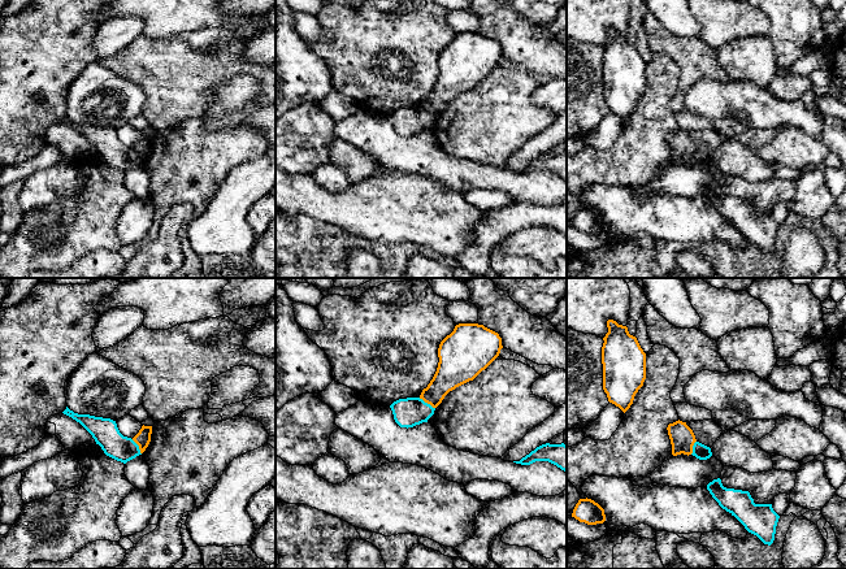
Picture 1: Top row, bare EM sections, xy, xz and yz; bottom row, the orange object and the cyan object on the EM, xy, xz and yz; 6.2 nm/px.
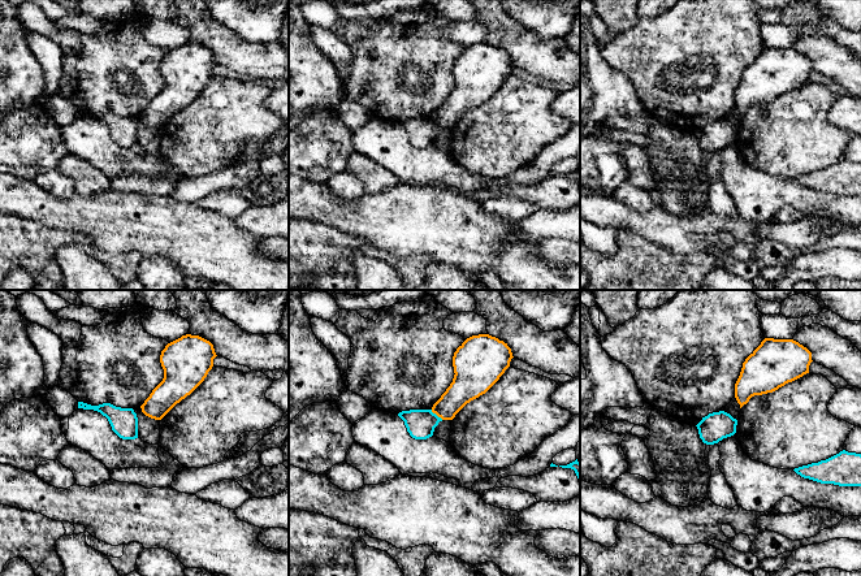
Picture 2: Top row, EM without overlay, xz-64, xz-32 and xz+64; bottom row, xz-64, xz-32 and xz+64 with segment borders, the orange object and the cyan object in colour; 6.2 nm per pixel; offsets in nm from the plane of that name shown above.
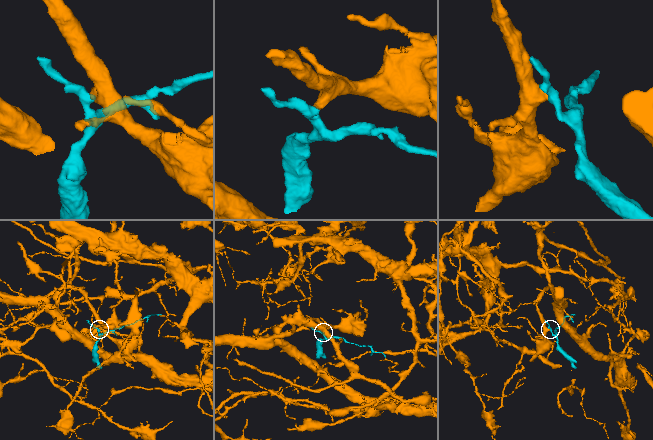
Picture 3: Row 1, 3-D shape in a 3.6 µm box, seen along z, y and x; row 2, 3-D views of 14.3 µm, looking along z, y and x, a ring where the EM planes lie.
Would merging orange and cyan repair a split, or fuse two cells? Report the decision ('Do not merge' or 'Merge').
Do not merge

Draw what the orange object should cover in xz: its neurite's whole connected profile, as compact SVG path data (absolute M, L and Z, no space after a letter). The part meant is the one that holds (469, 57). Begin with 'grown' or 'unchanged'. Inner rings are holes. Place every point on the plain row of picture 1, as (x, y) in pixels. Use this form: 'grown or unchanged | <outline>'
unchanged | M459 32L438 57L438 77L420 108L437 117L456 96L473 90L500 62L502 47L478 32Z

